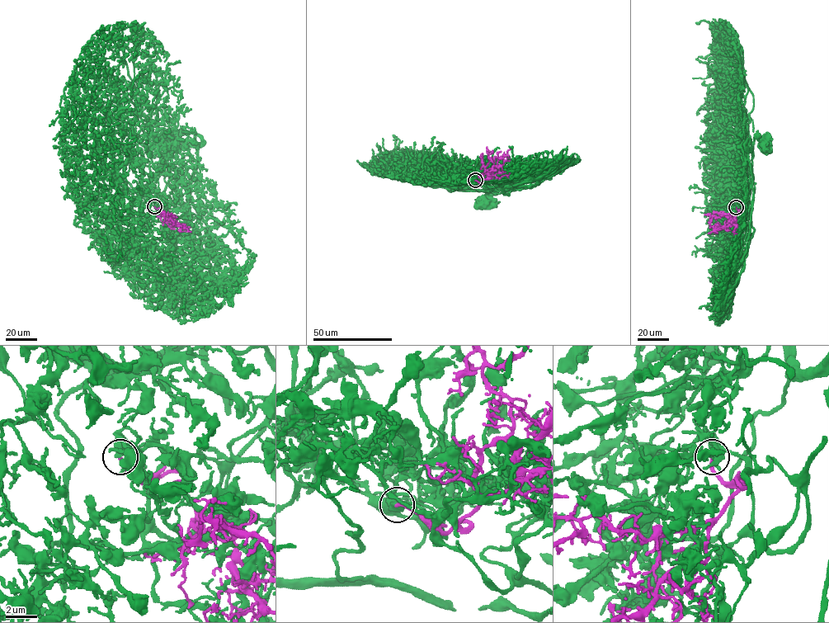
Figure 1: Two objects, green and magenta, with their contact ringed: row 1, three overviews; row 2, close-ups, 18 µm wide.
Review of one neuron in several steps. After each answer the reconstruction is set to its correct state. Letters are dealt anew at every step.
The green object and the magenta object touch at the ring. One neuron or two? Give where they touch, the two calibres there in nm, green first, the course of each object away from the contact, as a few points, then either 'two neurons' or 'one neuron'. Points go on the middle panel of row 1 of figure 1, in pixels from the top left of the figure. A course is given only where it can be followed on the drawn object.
place (475, 180); calibres 300 and 240 nm; course green (475, 180), (487, 181), (494, 190), (500, 189), (491, 189), (486, 193), (482, 190), (493, 190), (486, 203); course magenta (475, 180), (480, 182), (487, 178), (492, 167), (498, 167), (503, 163), (503, 158), (510, 148); two neurons

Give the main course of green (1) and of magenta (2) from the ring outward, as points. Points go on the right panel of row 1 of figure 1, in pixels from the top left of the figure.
1: (737, 207), (739, 197), (749, 203), (754, 139), (756, 136), (766, 142)
2: (736, 207), (739, 209), (736, 218), (723, 227), (726, 227), (708, 233)

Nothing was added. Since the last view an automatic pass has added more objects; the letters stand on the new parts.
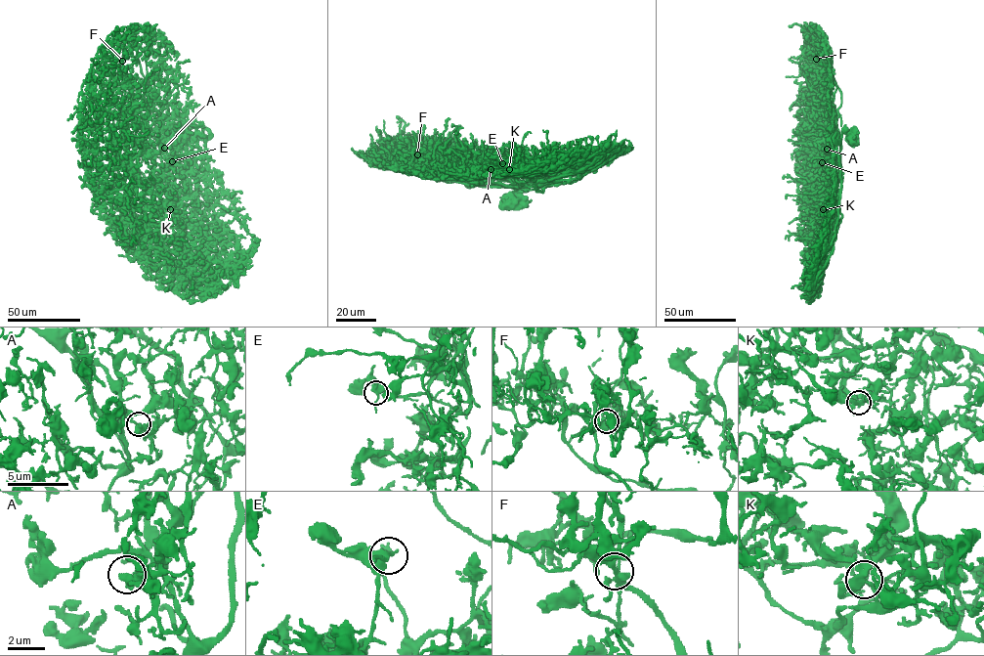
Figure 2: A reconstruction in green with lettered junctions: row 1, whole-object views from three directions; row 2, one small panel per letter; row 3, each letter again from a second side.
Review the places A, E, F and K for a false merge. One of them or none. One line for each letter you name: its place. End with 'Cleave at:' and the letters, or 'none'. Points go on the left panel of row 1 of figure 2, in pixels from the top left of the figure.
Cleave at: none

